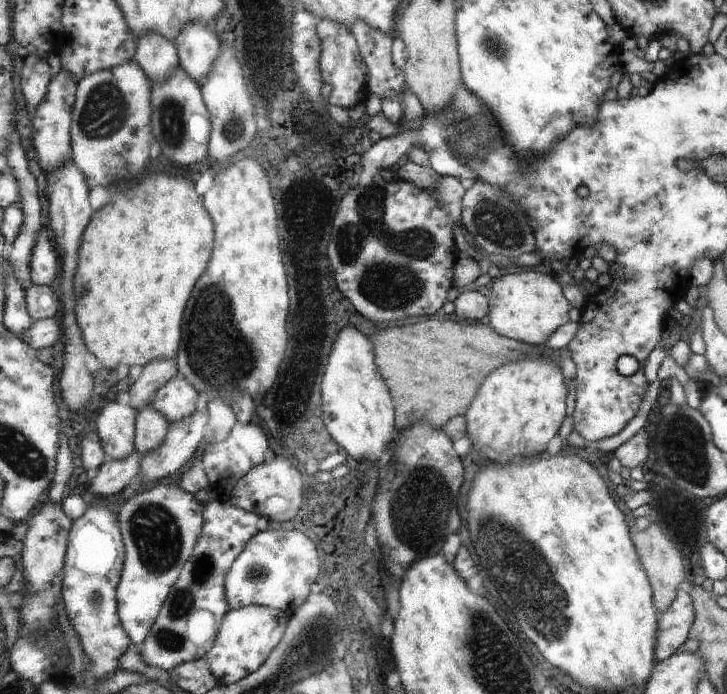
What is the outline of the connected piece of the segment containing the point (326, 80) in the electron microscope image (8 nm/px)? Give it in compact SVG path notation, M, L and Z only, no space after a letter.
M315 19L316 32L321 38L320 68L323 84L332 86L330 104L342 108L352 108L357 104L364 104L364 82L366 82L366 64L362 52L359 50L358 41L344 24L332 20Z

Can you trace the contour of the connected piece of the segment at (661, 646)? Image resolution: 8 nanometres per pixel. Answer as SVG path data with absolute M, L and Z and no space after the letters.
M682 587L678 589L671 608L658 615L659 633L656 634L656 662L672 657L672 654L686 642L688 630L695 621L695 610L692 610L692 599Z

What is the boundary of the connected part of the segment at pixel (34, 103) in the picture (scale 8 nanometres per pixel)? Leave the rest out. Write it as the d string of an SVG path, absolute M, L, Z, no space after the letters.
M36 54L25 60L21 77L22 89L28 110L28 118L34 118L36 108L47 97L50 82L50 66Z

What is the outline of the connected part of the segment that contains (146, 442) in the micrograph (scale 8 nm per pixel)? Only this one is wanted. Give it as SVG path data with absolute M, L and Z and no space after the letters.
M151 406L142 408L137 412L138 420L135 422L135 451L142 456L156 450L170 428L170 423L160 411Z

